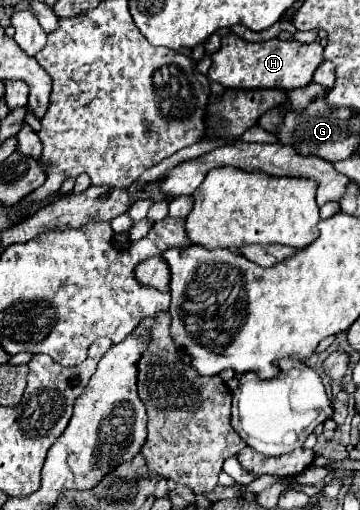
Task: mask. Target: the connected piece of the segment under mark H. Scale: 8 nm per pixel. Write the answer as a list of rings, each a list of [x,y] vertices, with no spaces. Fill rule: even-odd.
[[[238,35],[222,37],[222,47],[212,53],[212,67],[208,71],[208,79],[220,83],[224,89],[296,89],[304,87],[312,81],[312,73],[322,63],[322,45],[314,43],[298,43],[298,41],[280,41],[270,39],[262,43],[248,43]]]

